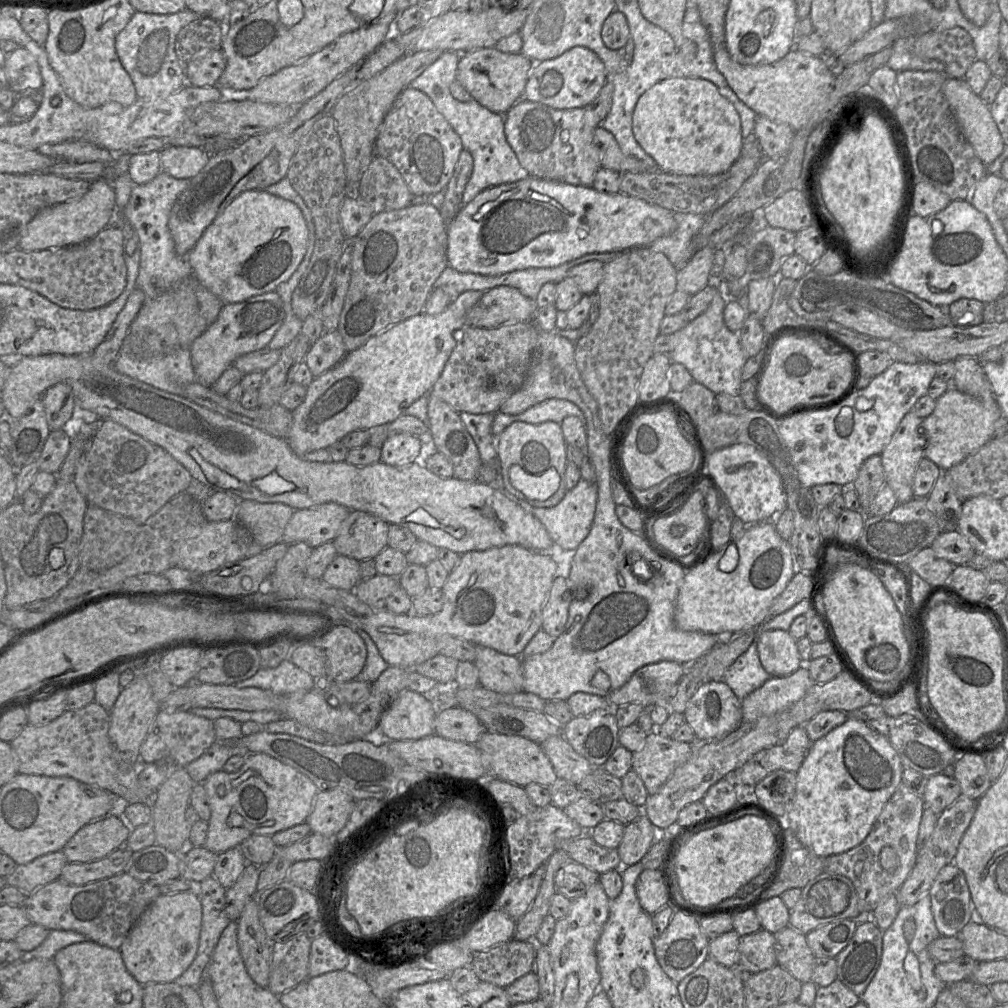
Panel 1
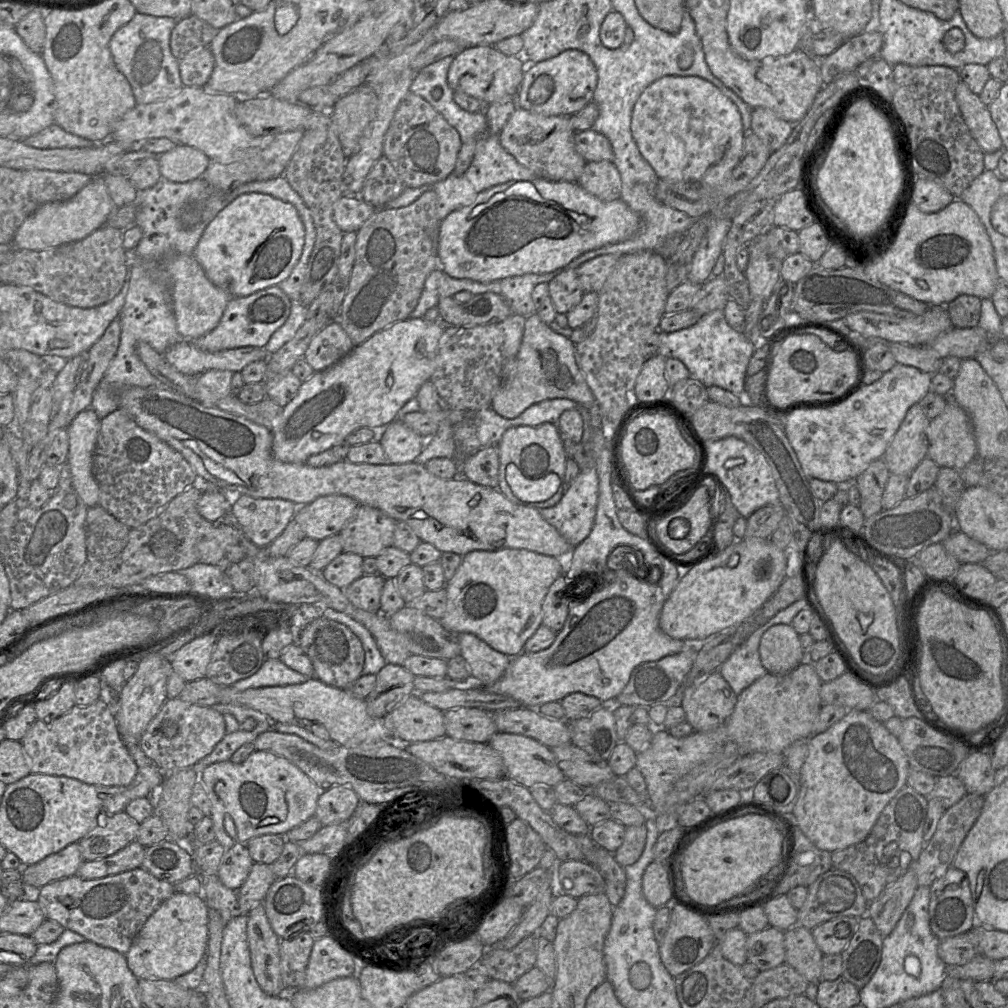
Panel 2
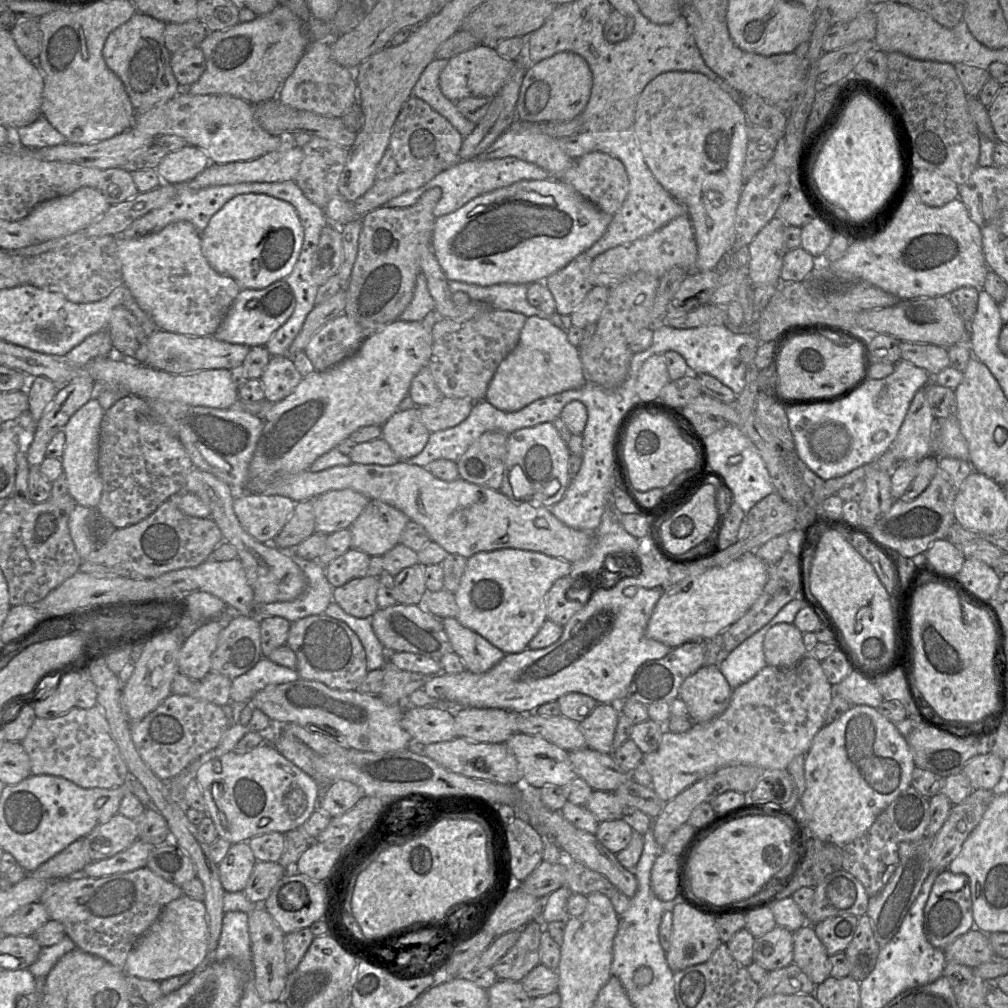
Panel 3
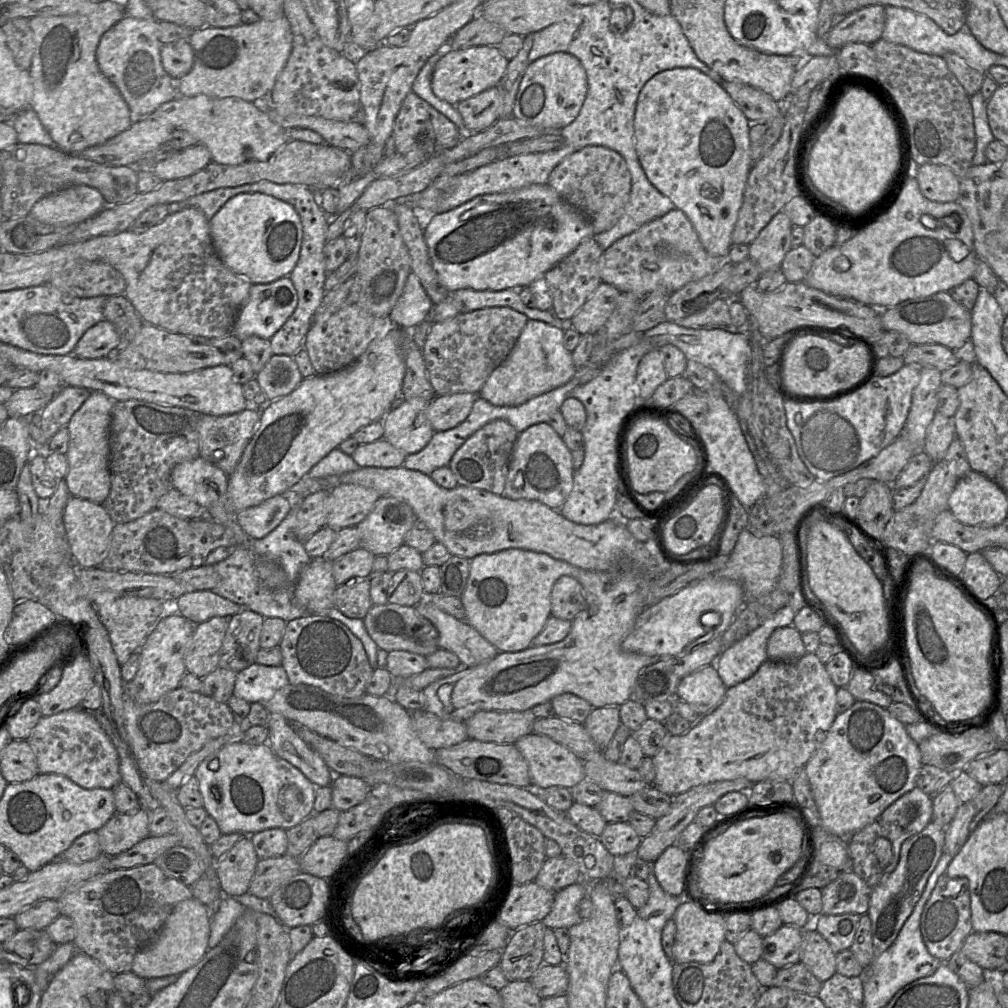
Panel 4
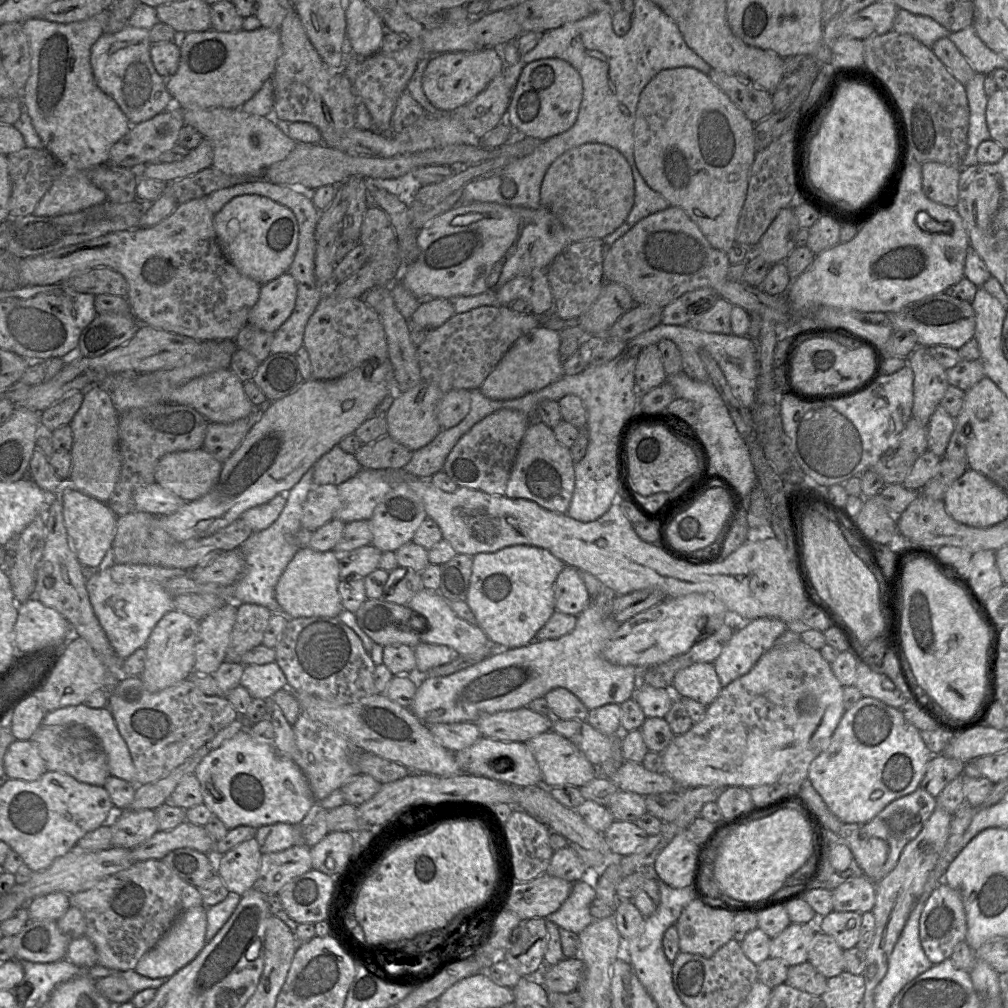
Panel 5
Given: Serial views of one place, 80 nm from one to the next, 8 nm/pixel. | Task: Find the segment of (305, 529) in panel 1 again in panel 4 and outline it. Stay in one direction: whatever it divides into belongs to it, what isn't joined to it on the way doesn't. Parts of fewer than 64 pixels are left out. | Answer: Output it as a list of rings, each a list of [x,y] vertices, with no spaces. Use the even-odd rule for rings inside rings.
[[[340,484],[330,490],[326,526],[334,530],[357,526],[373,509],[381,495],[356,484]]]

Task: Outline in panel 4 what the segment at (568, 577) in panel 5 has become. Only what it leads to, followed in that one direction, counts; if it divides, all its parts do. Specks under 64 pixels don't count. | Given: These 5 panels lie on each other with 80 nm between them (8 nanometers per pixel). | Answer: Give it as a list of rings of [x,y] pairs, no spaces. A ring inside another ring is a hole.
[[[561,576],[552,589],[551,615],[572,621],[586,607],[587,601],[580,582],[572,576]]]

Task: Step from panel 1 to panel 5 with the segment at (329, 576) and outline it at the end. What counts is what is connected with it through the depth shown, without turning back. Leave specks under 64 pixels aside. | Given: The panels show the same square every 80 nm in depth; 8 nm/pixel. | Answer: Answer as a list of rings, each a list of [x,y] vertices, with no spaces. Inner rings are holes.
[[[372,544],[339,555],[340,579],[365,578],[379,568],[382,551]]]

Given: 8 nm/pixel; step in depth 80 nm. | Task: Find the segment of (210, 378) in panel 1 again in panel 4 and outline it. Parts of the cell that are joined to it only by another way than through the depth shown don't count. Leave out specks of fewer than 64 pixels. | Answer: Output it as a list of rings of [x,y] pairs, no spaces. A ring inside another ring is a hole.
[[[288,276],[267,284],[252,284],[248,300],[240,309],[231,334],[240,341],[250,336],[271,339],[292,315],[297,301],[297,292]]]

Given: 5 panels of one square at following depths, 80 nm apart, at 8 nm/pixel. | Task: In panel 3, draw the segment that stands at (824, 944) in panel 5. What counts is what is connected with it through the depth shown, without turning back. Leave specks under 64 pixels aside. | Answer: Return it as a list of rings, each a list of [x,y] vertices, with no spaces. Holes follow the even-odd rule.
[[[806,924],[793,932],[793,963],[816,985],[830,977],[829,955],[814,927]]]

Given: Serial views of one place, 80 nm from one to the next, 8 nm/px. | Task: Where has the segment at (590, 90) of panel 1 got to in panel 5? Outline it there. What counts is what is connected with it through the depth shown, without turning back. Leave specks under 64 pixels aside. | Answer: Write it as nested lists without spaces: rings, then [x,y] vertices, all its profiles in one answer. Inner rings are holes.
[[[557,58],[536,60],[525,65],[519,76],[512,91],[506,122],[520,136],[546,141],[574,125],[582,97],[582,78],[572,65]]]

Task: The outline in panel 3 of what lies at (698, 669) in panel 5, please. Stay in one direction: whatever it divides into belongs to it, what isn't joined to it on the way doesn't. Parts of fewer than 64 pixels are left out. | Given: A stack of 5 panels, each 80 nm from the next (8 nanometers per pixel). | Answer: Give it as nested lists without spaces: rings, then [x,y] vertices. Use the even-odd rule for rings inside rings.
[[[704,665],[682,683],[678,698],[686,704],[693,724],[706,723],[728,708],[732,691],[718,666]]]

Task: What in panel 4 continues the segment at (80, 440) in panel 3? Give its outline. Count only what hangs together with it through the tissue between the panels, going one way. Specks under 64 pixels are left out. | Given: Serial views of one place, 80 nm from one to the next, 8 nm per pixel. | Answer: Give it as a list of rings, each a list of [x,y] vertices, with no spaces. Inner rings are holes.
[[[91,391],[87,400],[68,422],[69,446],[65,453],[68,461],[68,472],[65,482],[70,496],[102,504],[109,494],[111,476],[108,434],[113,405],[114,401],[103,392]]]

